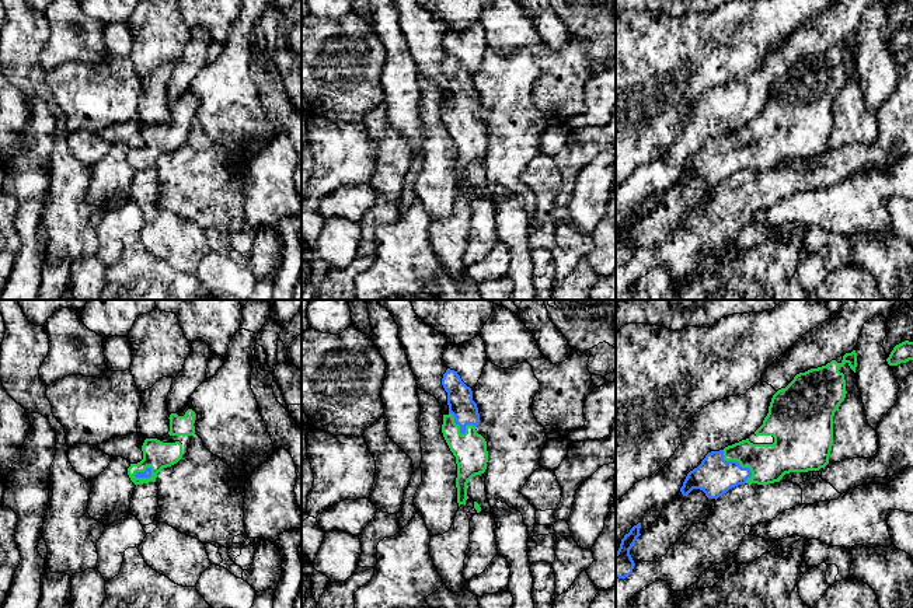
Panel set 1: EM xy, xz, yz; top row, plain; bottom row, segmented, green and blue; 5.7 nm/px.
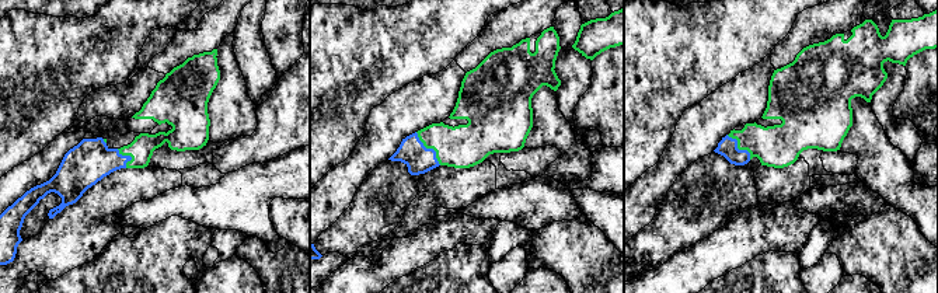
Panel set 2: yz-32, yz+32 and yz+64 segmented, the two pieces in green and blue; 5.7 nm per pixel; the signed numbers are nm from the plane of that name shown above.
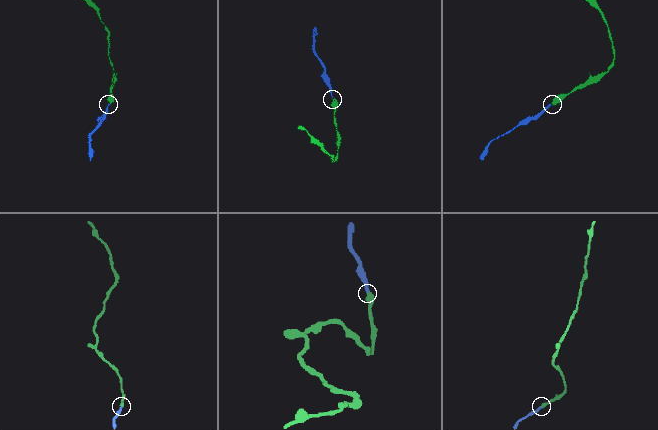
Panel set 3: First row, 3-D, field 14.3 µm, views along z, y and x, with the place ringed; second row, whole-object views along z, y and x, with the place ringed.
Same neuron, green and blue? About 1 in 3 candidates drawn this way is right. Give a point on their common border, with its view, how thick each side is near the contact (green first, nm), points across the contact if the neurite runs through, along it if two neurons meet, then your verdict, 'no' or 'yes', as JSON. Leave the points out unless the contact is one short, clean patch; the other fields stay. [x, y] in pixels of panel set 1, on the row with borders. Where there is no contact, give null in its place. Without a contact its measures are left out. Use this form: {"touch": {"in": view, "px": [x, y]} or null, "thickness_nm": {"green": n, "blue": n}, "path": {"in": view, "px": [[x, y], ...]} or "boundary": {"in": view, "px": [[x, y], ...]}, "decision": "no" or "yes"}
{"touch": {"in": "yz", "px": [739, 464]}, "thickness_nm": {"green": 220, "blue": 220}, "path": {"in": "yz", "px": [[769, 463], [739, 464], [721, 470], [714, 475]]}, "decision": "yes"}

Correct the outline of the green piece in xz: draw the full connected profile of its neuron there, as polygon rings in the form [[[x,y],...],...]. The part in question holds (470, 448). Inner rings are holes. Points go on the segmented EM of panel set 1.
[[[450,368],[443,374],[442,385],[447,392],[449,405],[449,413],[443,415],[442,433],[456,457],[456,488],[460,506],[467,500],[468,481],[487,469],[487,441],[475,430],[480,423],[480,413],[473,401],[471,388],[461,381],[457,371]]]

